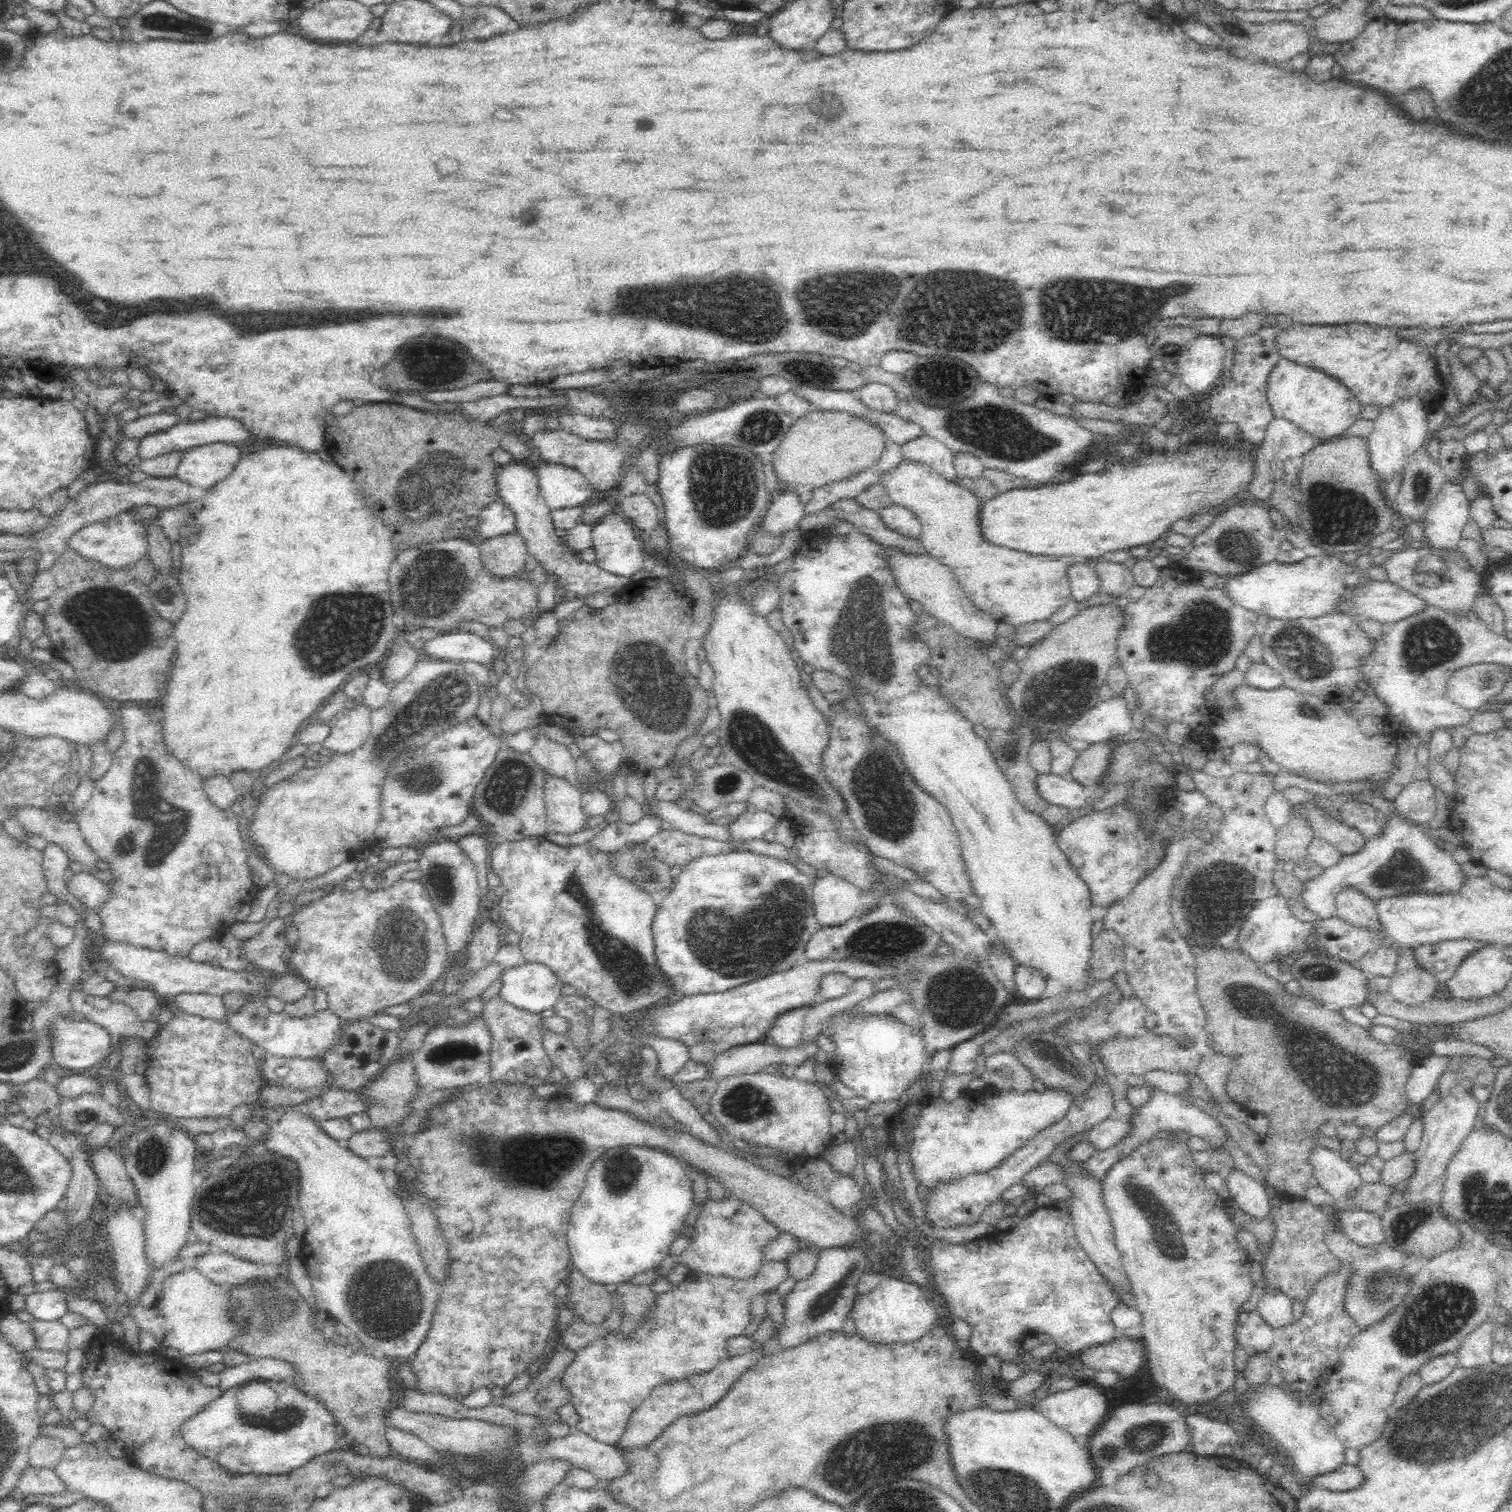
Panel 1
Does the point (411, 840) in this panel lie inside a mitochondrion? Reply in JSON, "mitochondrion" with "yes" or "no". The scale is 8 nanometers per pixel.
{"mitochondrion":"no"}

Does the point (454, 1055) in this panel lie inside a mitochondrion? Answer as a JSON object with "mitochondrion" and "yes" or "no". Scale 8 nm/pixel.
{"mitochondrion":"yes"}

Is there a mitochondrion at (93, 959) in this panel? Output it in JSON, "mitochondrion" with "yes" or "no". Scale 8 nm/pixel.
{"mitochondrion":"no"}

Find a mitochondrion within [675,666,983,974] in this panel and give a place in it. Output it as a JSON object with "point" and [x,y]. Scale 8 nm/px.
{"point":[877,786]}

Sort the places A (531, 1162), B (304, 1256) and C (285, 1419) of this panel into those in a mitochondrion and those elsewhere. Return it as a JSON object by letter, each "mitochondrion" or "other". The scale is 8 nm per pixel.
{"A":"mitochondrion","B":"other","C":"mitochondrion"}

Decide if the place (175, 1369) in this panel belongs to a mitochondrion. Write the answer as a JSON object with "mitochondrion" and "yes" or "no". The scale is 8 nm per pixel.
{"mitochondrion":"no"}

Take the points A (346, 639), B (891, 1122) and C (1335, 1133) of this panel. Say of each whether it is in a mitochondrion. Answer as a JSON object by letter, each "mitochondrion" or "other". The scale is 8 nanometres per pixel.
{"A":"mitochondrion","B":"other","C":"other"}

